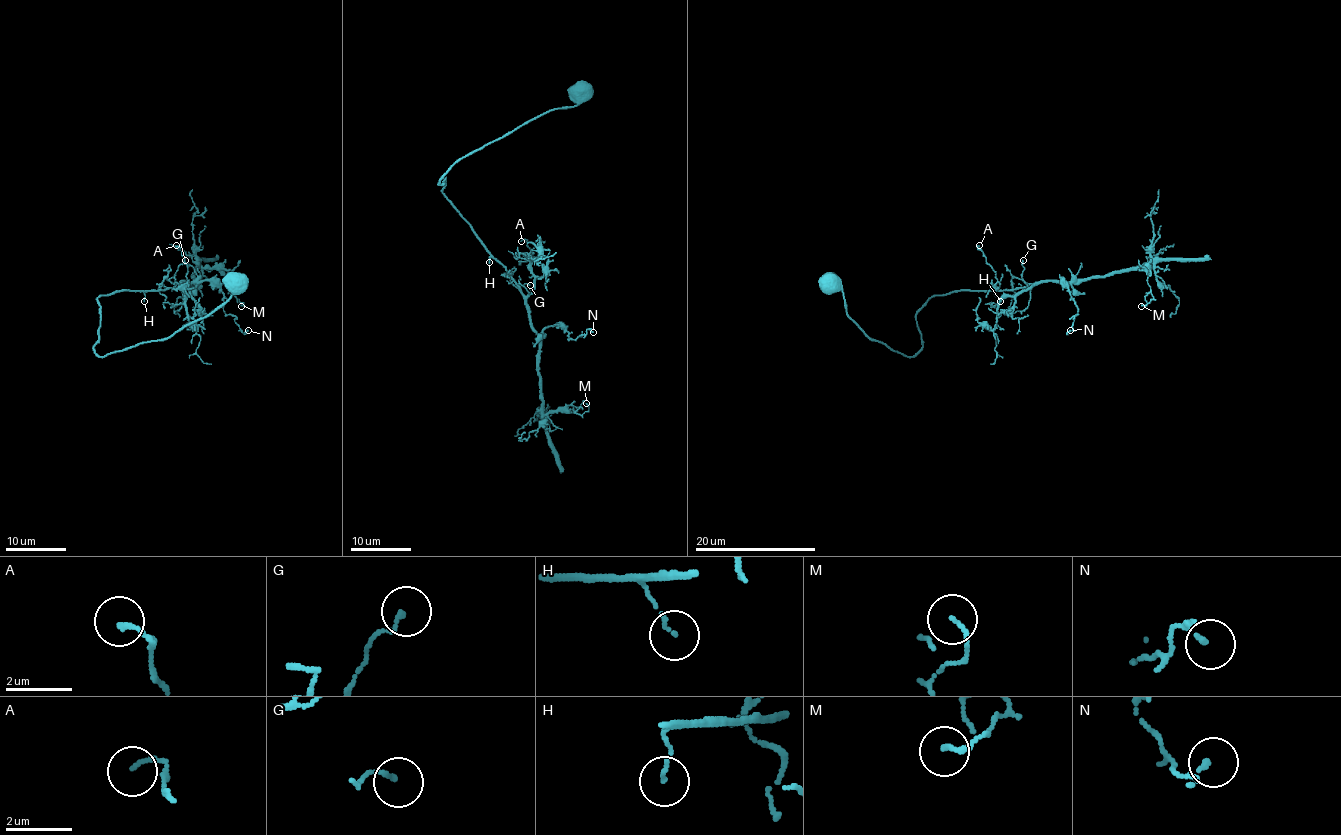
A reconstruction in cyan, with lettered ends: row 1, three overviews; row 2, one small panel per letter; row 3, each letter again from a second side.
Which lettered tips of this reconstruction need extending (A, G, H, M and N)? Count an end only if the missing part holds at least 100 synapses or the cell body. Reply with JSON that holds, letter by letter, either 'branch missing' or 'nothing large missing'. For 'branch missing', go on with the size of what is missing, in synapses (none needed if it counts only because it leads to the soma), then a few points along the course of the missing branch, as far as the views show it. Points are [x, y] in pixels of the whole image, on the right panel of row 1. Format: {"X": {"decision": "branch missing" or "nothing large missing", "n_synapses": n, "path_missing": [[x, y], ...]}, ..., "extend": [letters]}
{"A": {"decision": "nothing large missing"}, "G": {"decision": "nothing large missing"}, "H": {"decision": "nothing large missing"}, "M": {"decision": "nothing large missing"}, "N": {"decision": "nothing large missing"}, "extend": []}

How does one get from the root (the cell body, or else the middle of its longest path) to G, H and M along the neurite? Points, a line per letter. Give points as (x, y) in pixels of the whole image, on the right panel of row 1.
G: (826, 284), (873, 341), (913, 356), (916, 312), (929, 298), (1008, 291), (1023, 260)
H: (826, 284), (873, 341), (907, 356), (922, 347), (916, 312), (929, 298), (993, 291), (1000, 301)
M: (826, 284), (873, 341), (907, 356), (922, 347), (916, 312), (957, 291), (1151, 263), (1141, 306)

